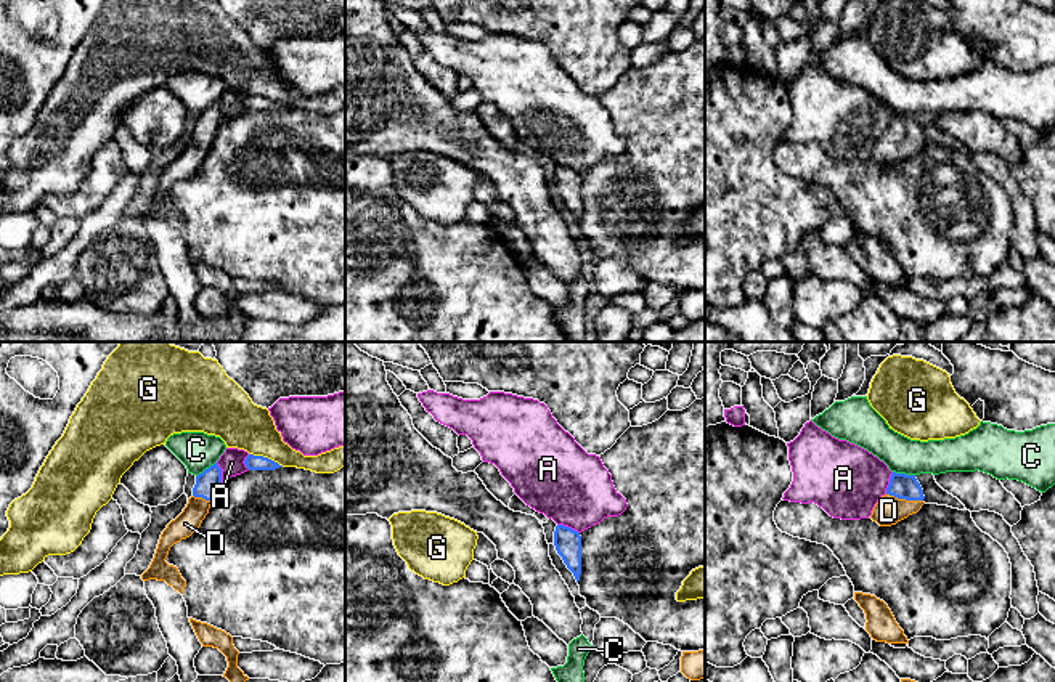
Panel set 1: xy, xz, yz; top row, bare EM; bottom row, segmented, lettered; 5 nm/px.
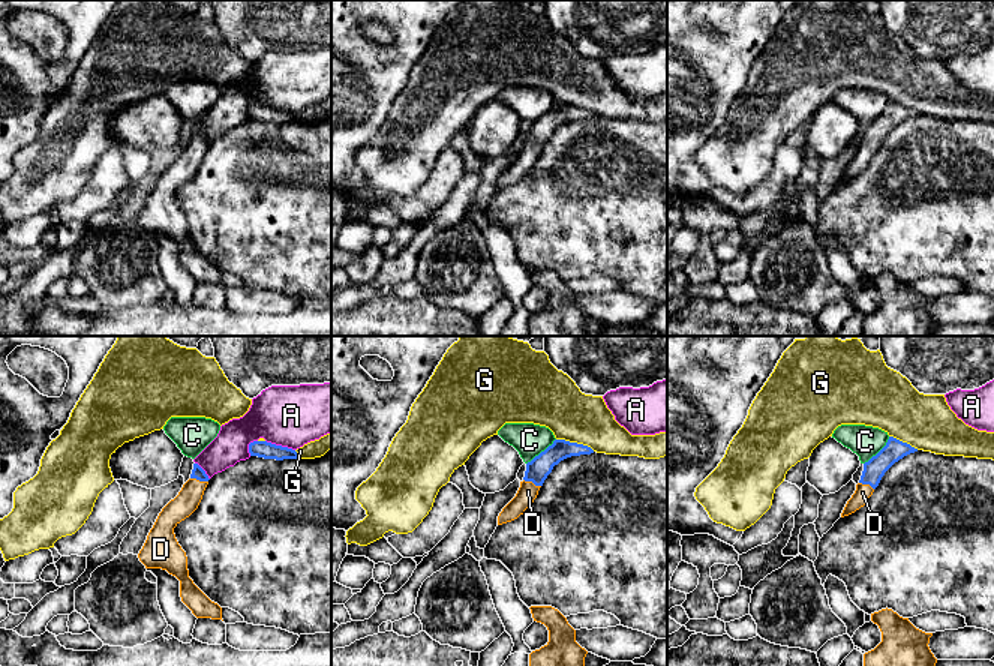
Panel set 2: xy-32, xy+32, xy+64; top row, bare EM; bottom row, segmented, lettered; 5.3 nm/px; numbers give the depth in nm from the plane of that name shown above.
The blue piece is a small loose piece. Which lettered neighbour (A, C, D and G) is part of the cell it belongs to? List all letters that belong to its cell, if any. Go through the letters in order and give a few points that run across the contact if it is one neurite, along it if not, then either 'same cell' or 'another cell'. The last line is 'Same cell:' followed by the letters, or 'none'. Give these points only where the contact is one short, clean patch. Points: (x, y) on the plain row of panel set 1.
A: another cell
C: another cell
D: line yz (903, 127), (904, 138), (888, 151); same cell
G: another cell
Same cell: D

